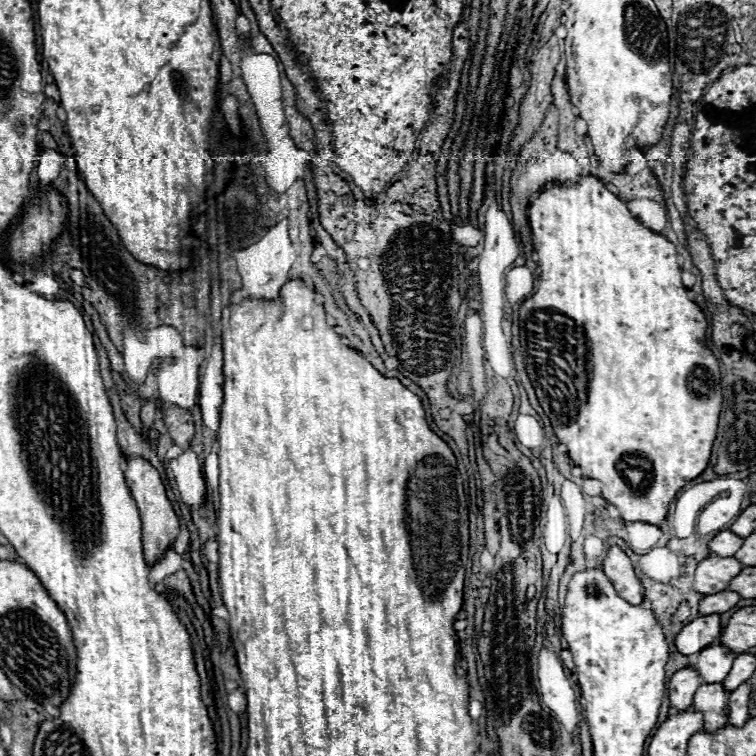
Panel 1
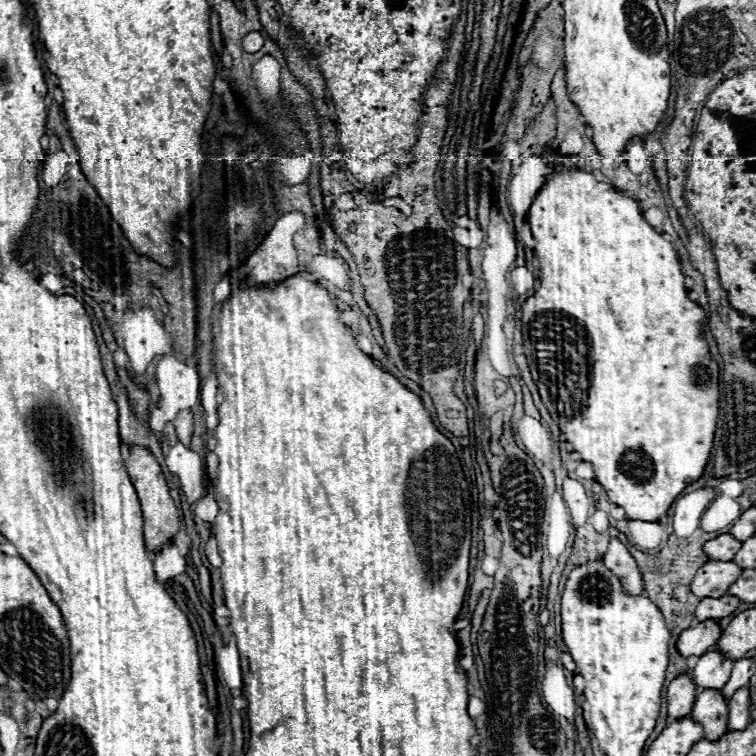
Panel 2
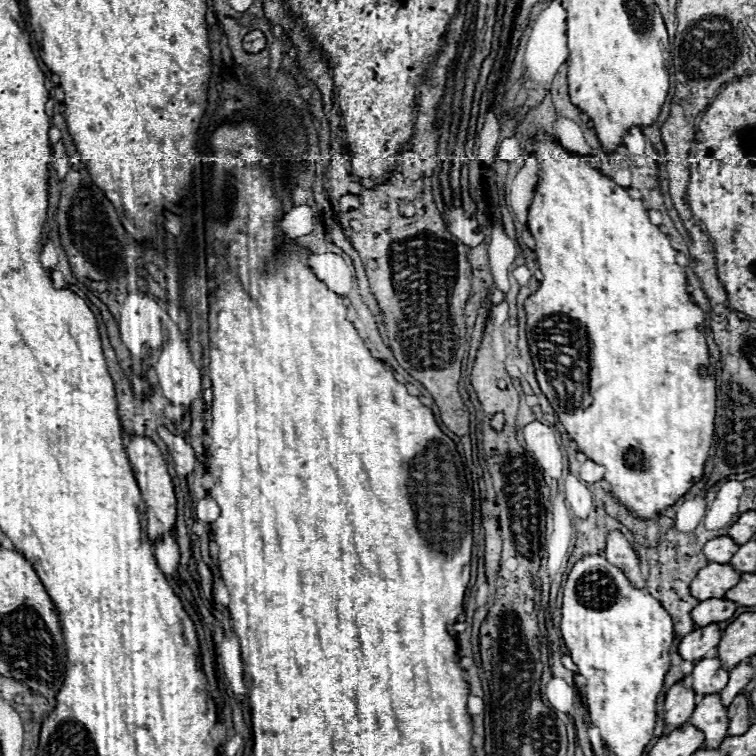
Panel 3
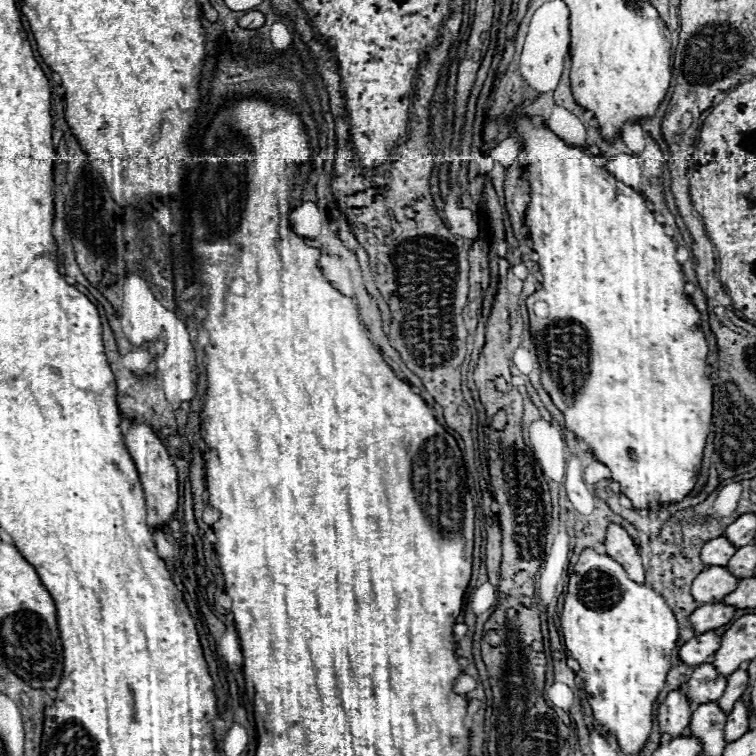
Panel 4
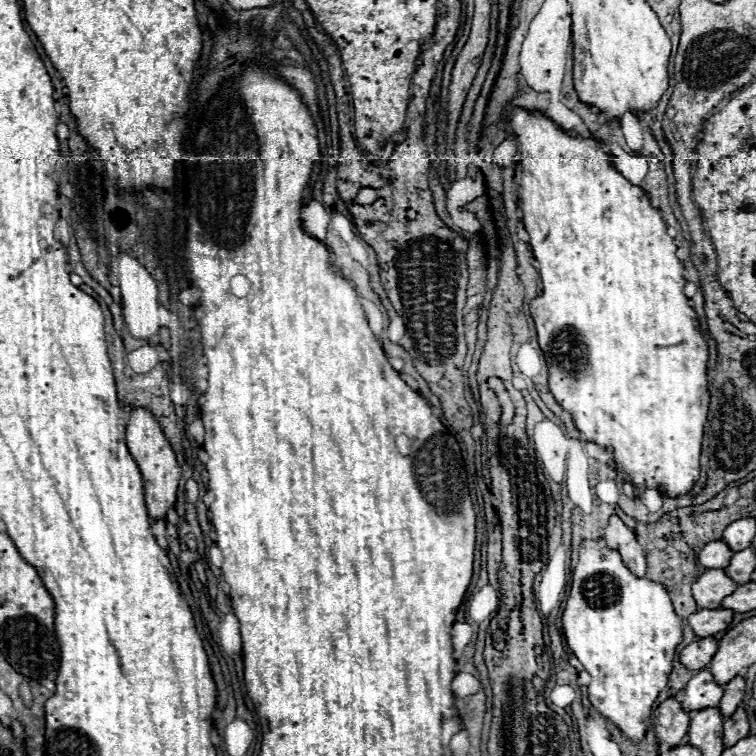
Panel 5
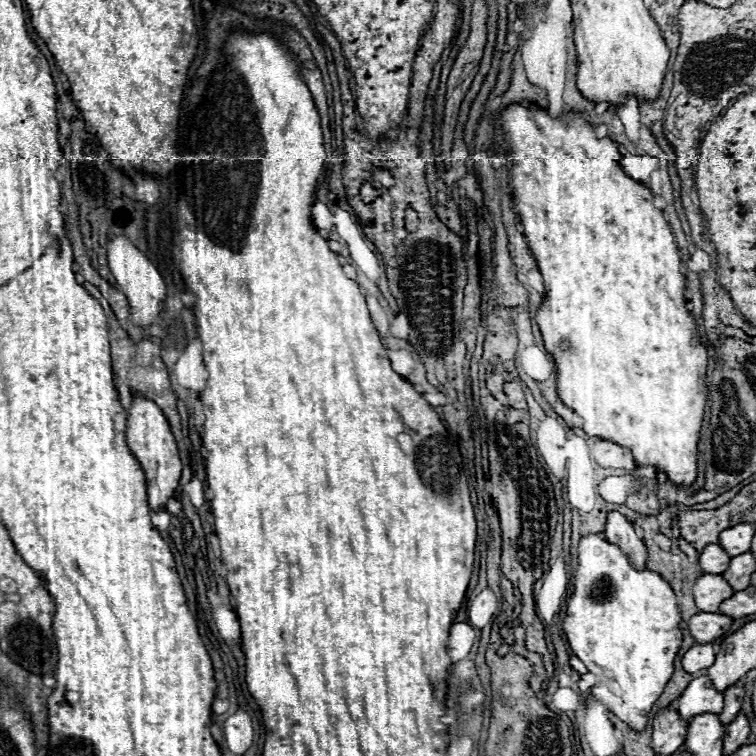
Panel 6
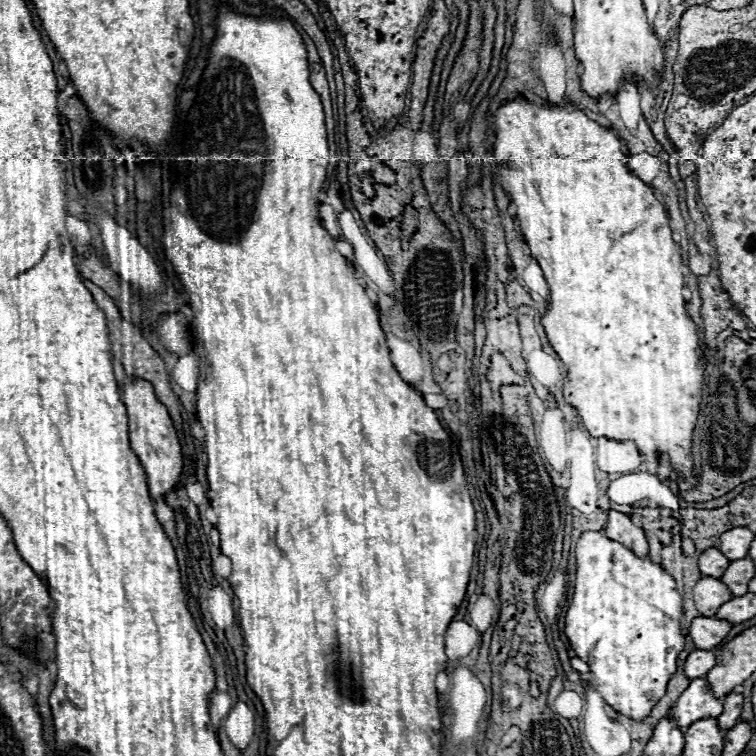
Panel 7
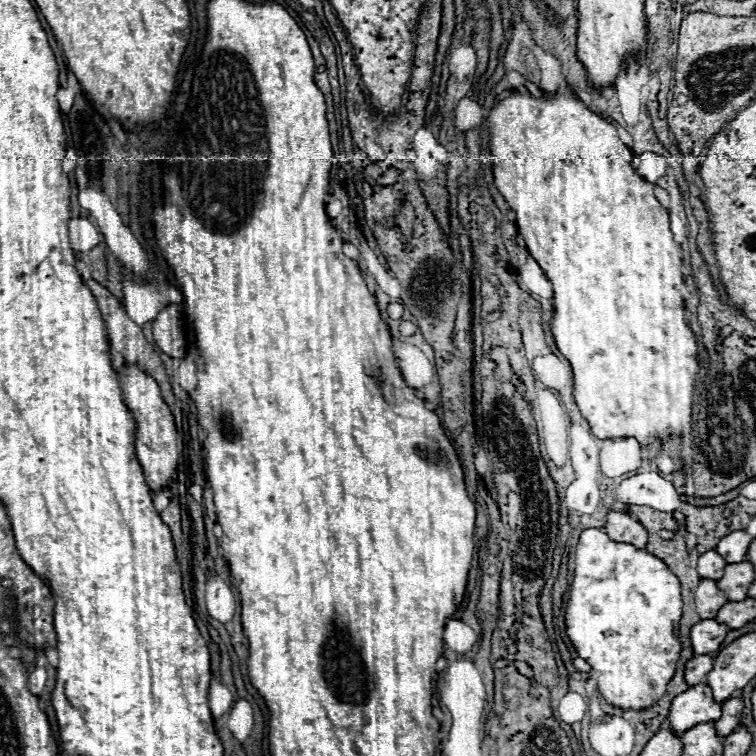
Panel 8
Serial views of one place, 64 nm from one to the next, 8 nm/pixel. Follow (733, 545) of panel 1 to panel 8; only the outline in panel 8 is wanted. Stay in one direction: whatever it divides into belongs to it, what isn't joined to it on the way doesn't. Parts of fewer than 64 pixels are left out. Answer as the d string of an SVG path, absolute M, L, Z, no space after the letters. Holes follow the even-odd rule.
M708 550L700 556L698 560L698 574L700 578L708 578L708 580L720 580L720 576L724 574L726 568L726 560L716 552L716 550Z

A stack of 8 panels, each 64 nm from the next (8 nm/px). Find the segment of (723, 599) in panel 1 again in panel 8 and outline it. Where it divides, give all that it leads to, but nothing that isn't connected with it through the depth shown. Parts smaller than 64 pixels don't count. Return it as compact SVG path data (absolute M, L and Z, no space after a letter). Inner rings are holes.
M702 620L690 630L690 640L696 656L702 654L716 654L720 644L724 642L728 634L728 628L724 624L718 624L716 620Z

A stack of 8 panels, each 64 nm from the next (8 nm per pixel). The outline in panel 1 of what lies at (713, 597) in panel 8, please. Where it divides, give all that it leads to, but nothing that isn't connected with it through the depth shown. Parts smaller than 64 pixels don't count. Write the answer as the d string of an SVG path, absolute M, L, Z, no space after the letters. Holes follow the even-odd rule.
M710 556L702 560L696 568L696 578L694 578L694 590L700 592L702 596L718 594L728 588L732 578L736 578L742 572L742 564L736 558L718 558Z

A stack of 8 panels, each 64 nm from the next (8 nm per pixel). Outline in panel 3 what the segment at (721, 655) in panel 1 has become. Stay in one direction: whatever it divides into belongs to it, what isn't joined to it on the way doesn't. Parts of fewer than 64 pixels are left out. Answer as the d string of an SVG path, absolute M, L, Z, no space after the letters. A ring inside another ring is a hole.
M704 658L700 660L692 670L692 690L698 698L720 694L728 682L728 672L720 668L720 660L716 658Z

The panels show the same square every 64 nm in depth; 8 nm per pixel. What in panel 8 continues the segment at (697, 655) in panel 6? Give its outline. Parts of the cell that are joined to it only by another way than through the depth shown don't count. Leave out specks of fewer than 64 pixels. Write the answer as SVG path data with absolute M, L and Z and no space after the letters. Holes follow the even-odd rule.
M694 656L686 664L686 682L688 686L702 684L706 680L706 674L712 670L714 658L712 656Z

